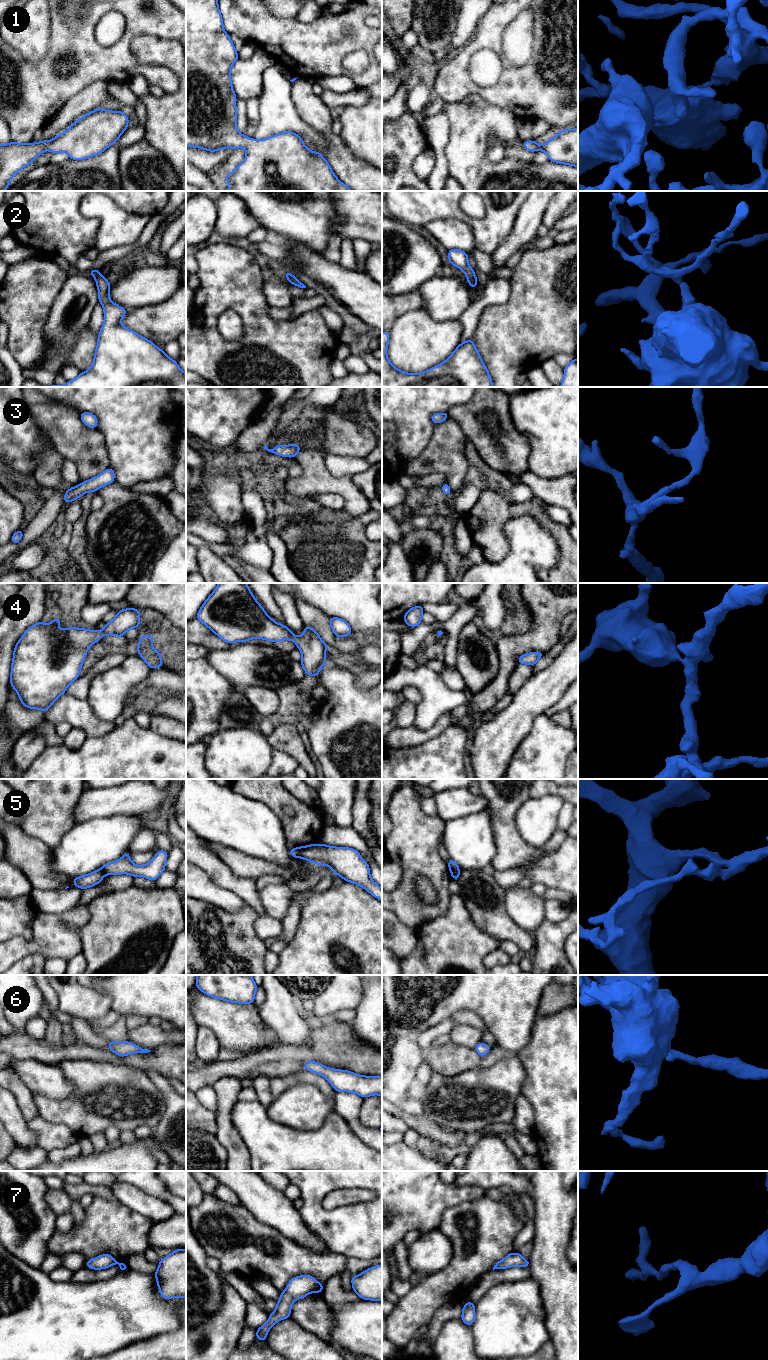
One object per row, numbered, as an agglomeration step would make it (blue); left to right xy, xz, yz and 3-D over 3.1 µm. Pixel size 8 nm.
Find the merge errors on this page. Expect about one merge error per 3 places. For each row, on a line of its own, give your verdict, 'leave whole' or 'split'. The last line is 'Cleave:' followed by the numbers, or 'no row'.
1: leave whole
2: leave whole
3: leave whole
4: leave whole
5: split
6: leave whole
7: leave whole
Cleave: 5

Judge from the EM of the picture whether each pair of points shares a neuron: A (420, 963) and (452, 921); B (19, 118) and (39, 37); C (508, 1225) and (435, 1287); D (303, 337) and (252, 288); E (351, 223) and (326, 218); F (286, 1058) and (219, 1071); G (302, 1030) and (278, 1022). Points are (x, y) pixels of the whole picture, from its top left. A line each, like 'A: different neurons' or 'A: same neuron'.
A: same neuron
B: different neurons
C: same neuron
D: same neuron
E: different neurons
F: same neuron
G: same neuron

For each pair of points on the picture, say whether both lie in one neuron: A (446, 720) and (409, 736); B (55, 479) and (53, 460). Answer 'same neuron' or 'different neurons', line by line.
A: same neuron
B: same neuron

